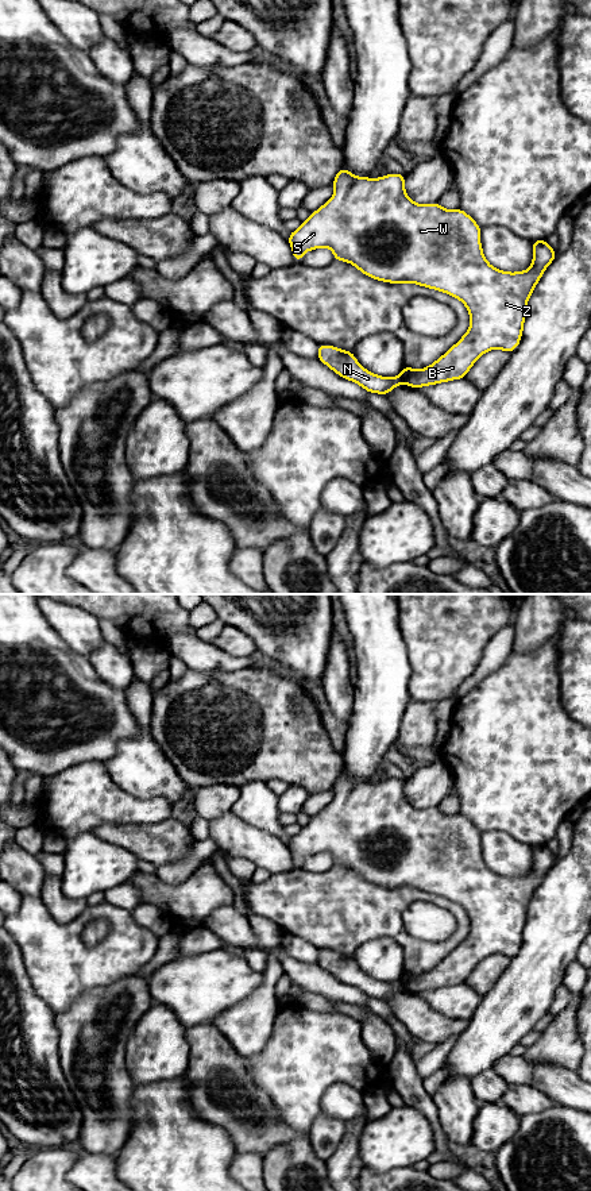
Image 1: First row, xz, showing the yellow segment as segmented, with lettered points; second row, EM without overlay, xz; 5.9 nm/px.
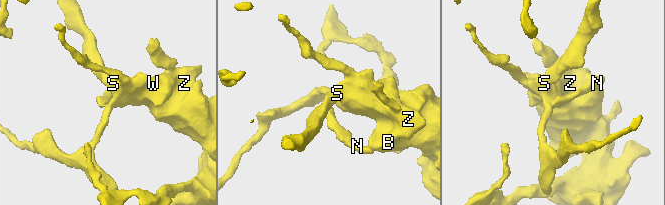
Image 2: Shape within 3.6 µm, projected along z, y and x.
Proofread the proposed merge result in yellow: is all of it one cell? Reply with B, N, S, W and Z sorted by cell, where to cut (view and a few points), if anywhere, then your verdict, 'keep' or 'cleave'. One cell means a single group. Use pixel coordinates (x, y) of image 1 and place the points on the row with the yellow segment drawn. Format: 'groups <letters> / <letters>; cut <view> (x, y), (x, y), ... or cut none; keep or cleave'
groups B S W Z / N; cut xz (400, 376), (406, 384); cleave

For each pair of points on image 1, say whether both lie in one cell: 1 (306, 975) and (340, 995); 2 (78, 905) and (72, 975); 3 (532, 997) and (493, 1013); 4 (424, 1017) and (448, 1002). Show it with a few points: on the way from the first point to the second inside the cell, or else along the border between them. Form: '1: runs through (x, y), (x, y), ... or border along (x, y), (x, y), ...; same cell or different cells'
1: runs through (315, 979), (332, 989); same cell
2: border along (88, 906), (68, 922), (58, 922), (46, 909); different cells
3: runs through (522, 997), (506, 1013), (502, 1013); same cell
4: border along (417, 994), (443, 1014), (454, 1020), (466, 1021); different cells

